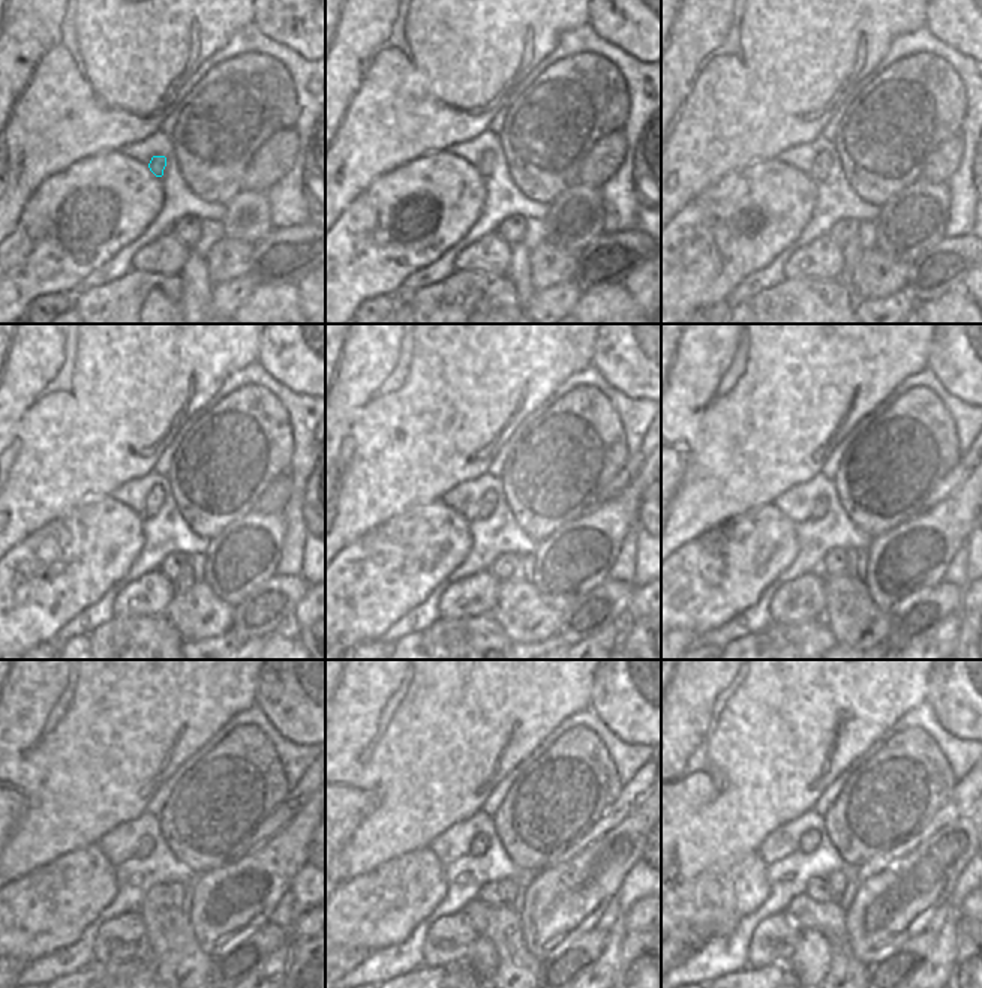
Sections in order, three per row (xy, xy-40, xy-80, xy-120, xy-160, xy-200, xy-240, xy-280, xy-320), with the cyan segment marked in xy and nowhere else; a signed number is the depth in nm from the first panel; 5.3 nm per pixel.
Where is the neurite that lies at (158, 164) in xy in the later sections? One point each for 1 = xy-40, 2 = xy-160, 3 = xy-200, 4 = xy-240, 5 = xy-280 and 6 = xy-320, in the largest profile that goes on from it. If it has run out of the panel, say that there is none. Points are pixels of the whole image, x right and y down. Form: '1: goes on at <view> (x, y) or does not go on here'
1: goes on at xy-40 (485, 167)
2: goes on at xy-160 (488, 502)
3: goes on at xy-200 (820, 505)
4: goes on at xy-240 (146, 843)
5: goes on at xy-280 (479, 844)
6: goes on at xy-320 (810, 840)

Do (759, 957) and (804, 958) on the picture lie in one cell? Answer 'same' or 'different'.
different

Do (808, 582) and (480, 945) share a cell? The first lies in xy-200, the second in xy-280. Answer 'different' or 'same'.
different

